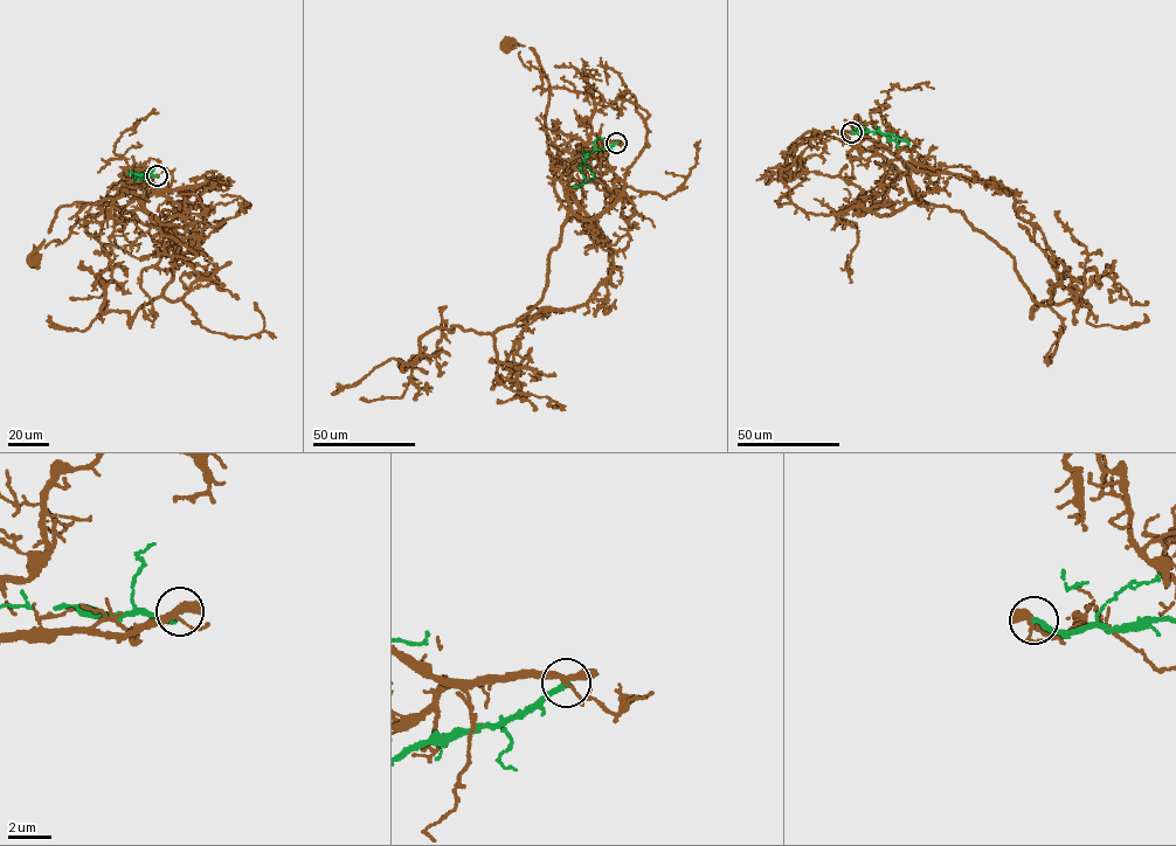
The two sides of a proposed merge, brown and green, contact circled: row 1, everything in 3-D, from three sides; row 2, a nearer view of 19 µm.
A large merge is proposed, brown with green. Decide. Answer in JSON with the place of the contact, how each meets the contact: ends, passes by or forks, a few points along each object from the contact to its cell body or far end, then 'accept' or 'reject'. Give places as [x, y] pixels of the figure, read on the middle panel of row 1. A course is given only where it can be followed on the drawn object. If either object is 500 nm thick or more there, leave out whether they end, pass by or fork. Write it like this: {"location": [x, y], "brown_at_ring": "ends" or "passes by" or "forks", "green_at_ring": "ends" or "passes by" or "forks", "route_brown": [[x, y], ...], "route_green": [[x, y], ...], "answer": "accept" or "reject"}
{"location": [616, 143], "brown_at_ring": "forks", "green_at_ring": "ends", "route_brown": [[616, 143], [592, 133], [590, 94], [544, 91], [541, 74], [524, 64], [519, 46], [506, 47]], "route_green": [[616, 143], [587, 155], [585, 163], [594, 177], [574, 186]], "answer": "reject"}

